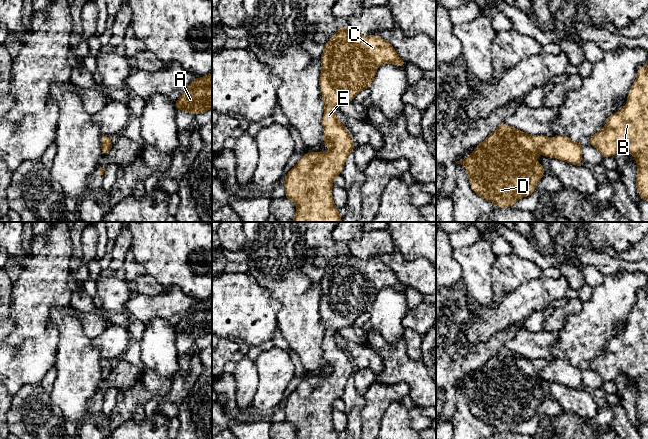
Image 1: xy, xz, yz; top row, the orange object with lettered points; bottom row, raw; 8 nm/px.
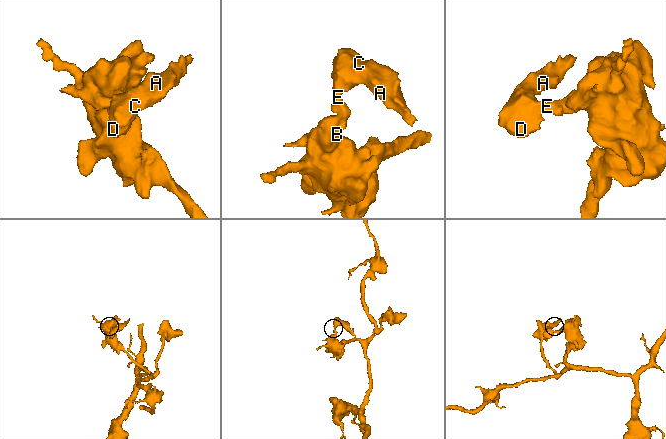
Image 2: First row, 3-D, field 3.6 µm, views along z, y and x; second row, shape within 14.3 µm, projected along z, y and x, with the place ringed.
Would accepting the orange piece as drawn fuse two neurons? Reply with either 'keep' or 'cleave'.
cleave

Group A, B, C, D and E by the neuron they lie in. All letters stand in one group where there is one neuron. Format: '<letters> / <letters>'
A C D / B E

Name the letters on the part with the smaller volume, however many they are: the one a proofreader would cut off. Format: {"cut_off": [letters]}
{"cut_off": ["A", "C", "D"]}

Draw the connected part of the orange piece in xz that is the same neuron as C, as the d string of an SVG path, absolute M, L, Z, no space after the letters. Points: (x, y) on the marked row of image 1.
M340 27L335 35L325 44L321 56L320 89L325 106L338 107L352 102L356 95L364 89L370 88L379 66L390 63L398 67L405 67L407 62L402 60L390 42L380 35L363 36L353 32L350 27Z

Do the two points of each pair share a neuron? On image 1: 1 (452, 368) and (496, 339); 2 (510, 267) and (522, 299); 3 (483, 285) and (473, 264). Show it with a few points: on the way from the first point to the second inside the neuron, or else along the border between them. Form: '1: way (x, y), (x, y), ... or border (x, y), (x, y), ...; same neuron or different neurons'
1: way (463, 365), (477, 360), (487, 350); same neuron
2: border (539, 276), (520, 284), (500, 301); different neurons
3: way (478, 280), (476, 269); same neuron

